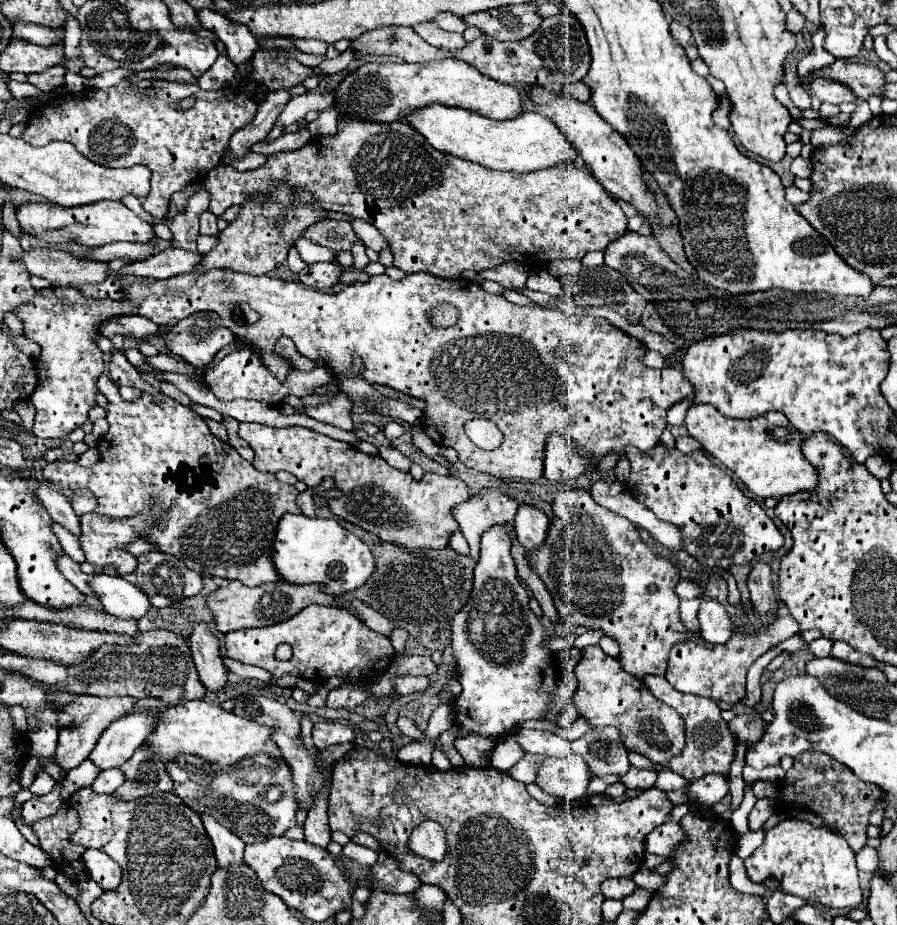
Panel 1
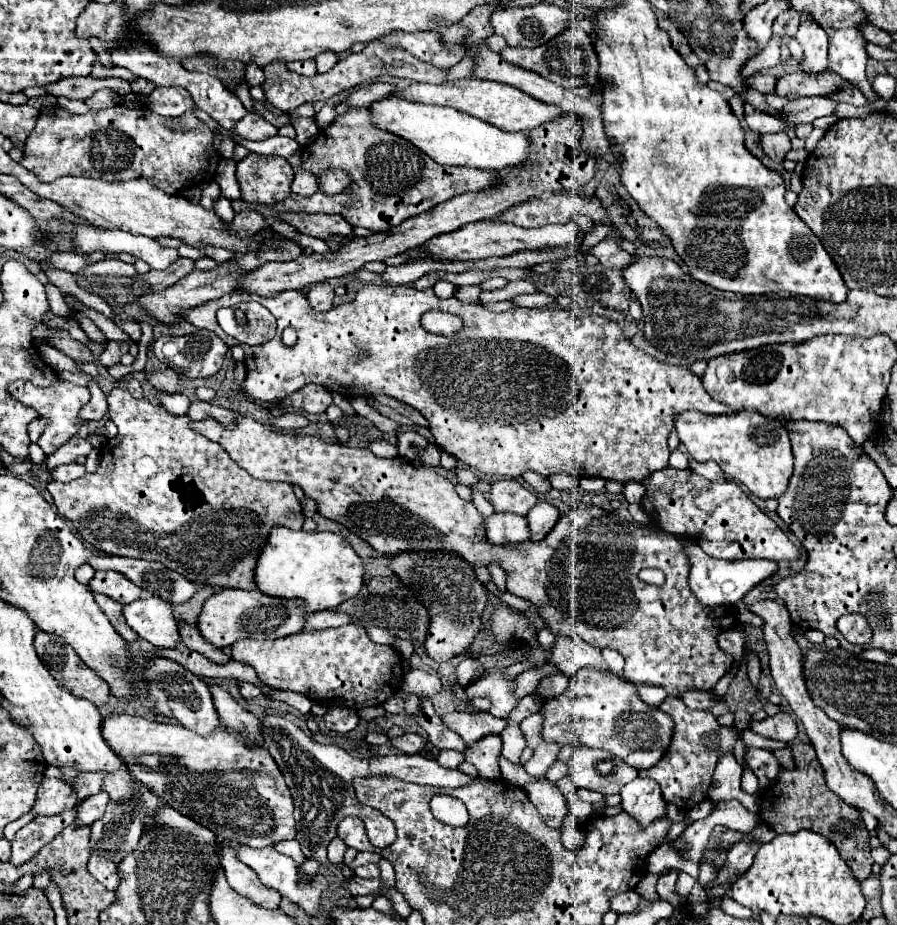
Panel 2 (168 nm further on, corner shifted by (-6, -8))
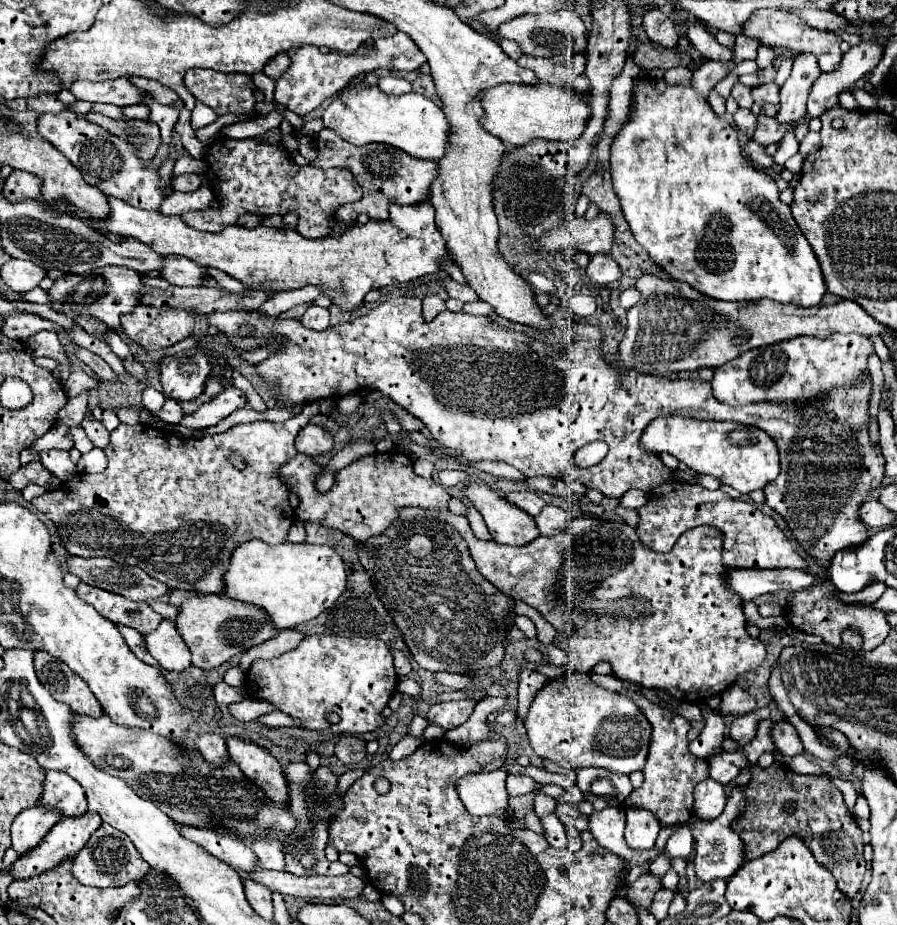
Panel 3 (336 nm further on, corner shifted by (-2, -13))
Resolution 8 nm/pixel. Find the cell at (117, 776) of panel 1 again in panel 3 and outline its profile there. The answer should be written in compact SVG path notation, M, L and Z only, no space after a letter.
M87 811L87 813L85 813L83 817L79 817L79 819L63 819L63 821L59 821L59 823L45 835L43 843L41 843L39 847L35 847L35 851L31 851L31 853L19 857L13 865L5 867L3 871L9 873L13 879L31 879L31 877L37 877L37 875L49 871L49 869L53 869L57 863L63 863L65 859L75 857L75 855L81 851L81 847L87 843L87 839L91 837L91 833L99 829L99 825L101 825L99 815L95 815L95 813L91 813L91 811Z

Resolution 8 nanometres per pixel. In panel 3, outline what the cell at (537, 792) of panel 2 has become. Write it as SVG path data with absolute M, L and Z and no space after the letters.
M553 813L541 817L541 823L545 827L545 839L549 841L549 845L555 849L567 849L569 837L567 837L565 825Z

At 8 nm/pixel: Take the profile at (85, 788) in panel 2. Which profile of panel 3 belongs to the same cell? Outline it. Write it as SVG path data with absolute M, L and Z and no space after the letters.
M47 771L43 795L37 799L39 805L59 811L63 819L67 817L81 817L87 811L87 801L79 783L63 771Z

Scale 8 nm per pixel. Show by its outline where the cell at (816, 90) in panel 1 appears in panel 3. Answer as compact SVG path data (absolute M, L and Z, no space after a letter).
M759 115L755 131L749 137L749 141L755 141L761 147L767 147L771 143L777 143L781 137L783 137L783 127L779 127L779 123L775 123L775 117Z

